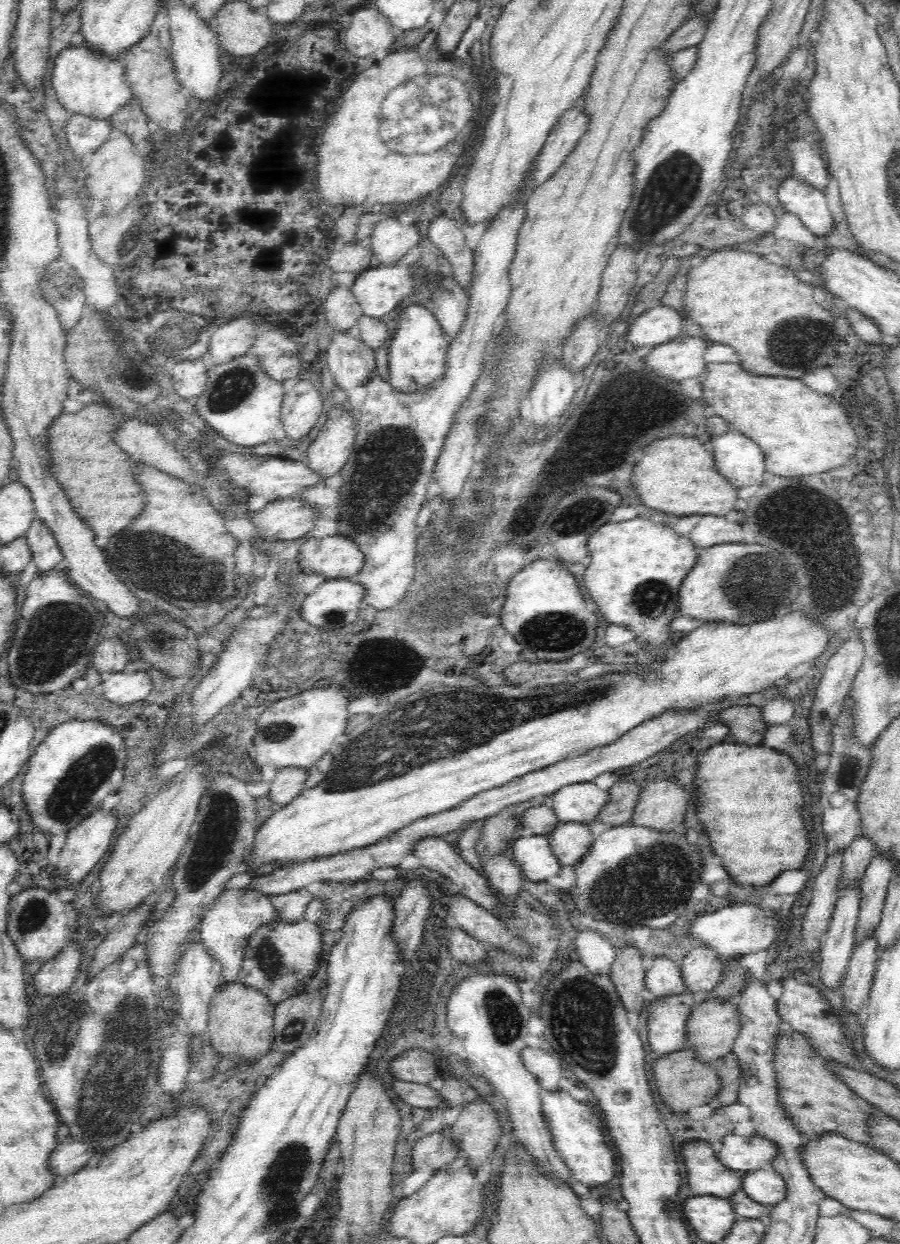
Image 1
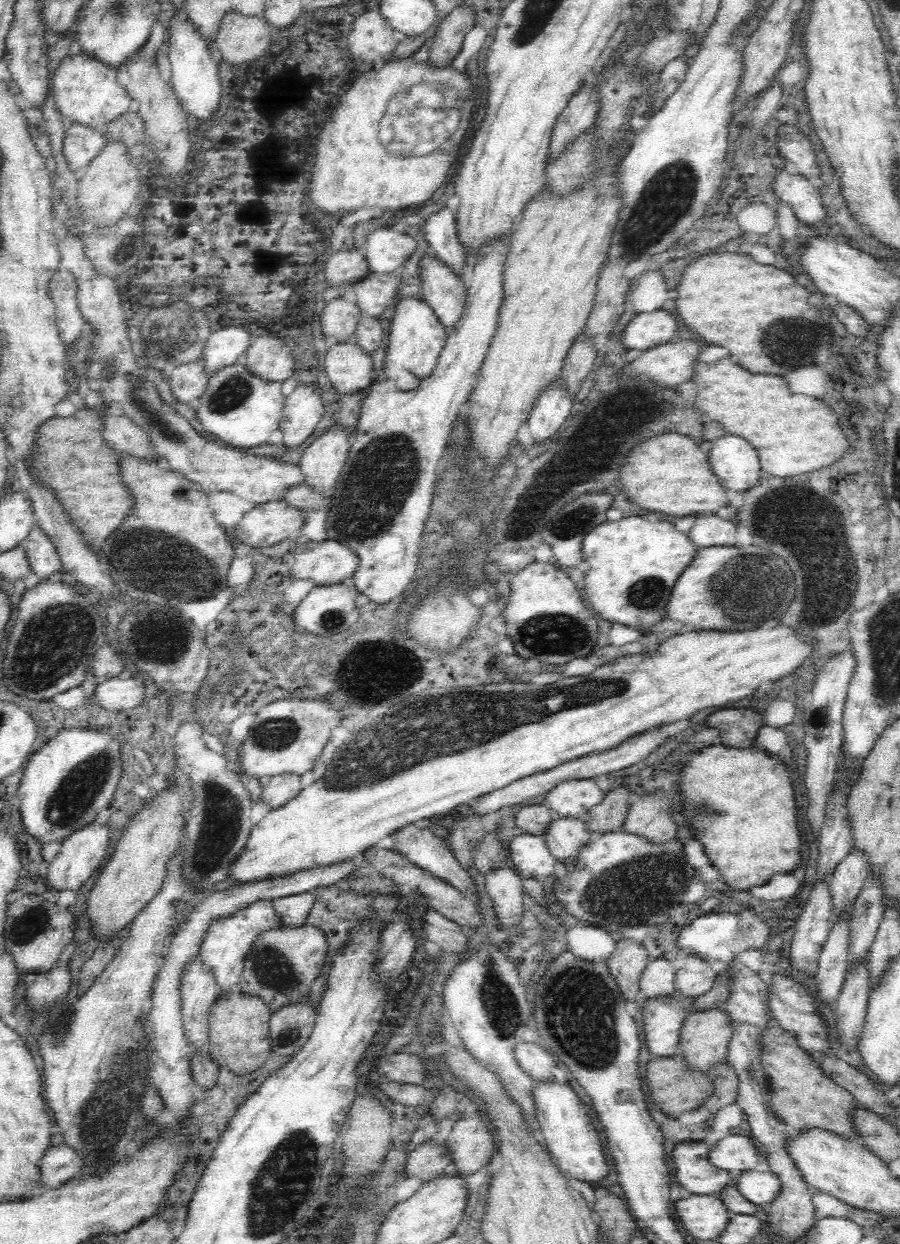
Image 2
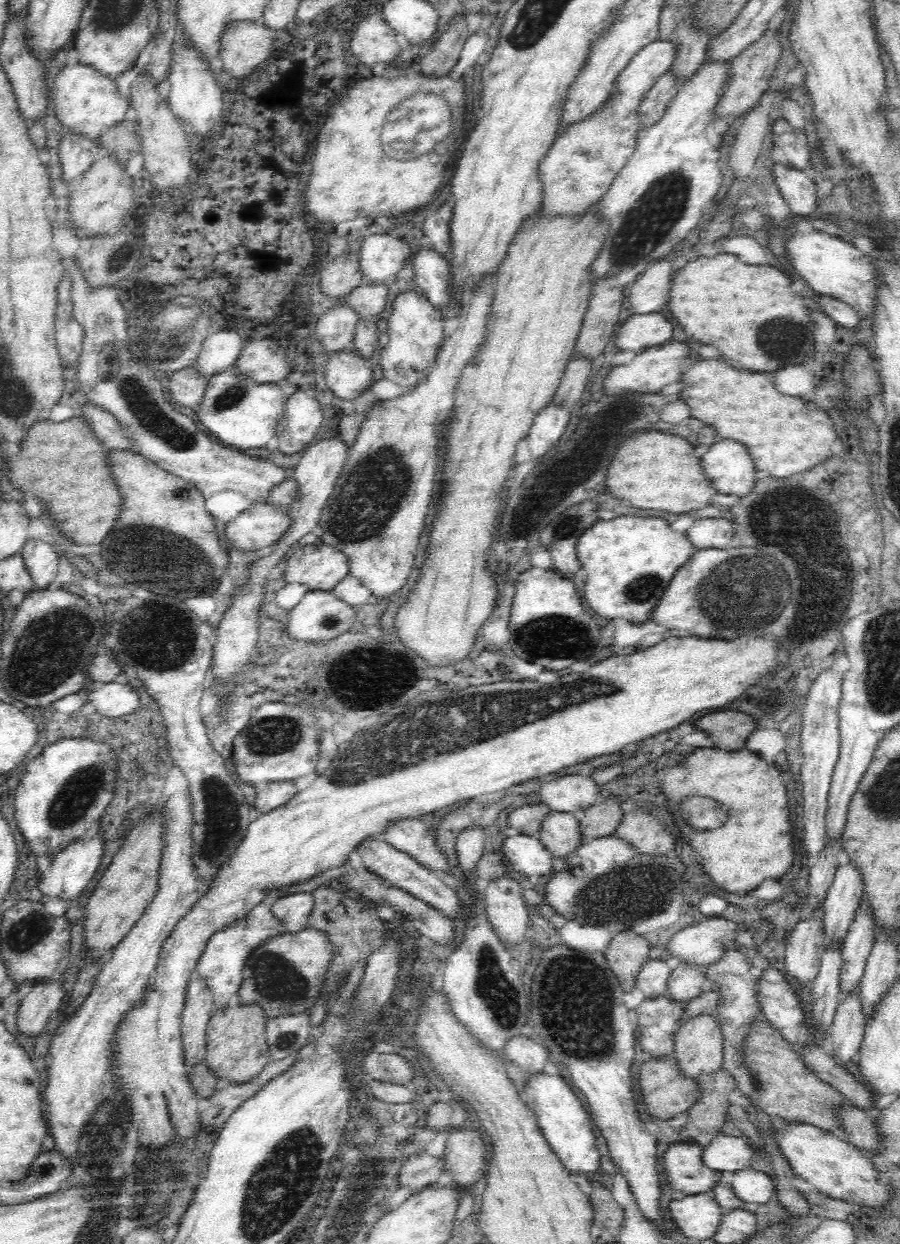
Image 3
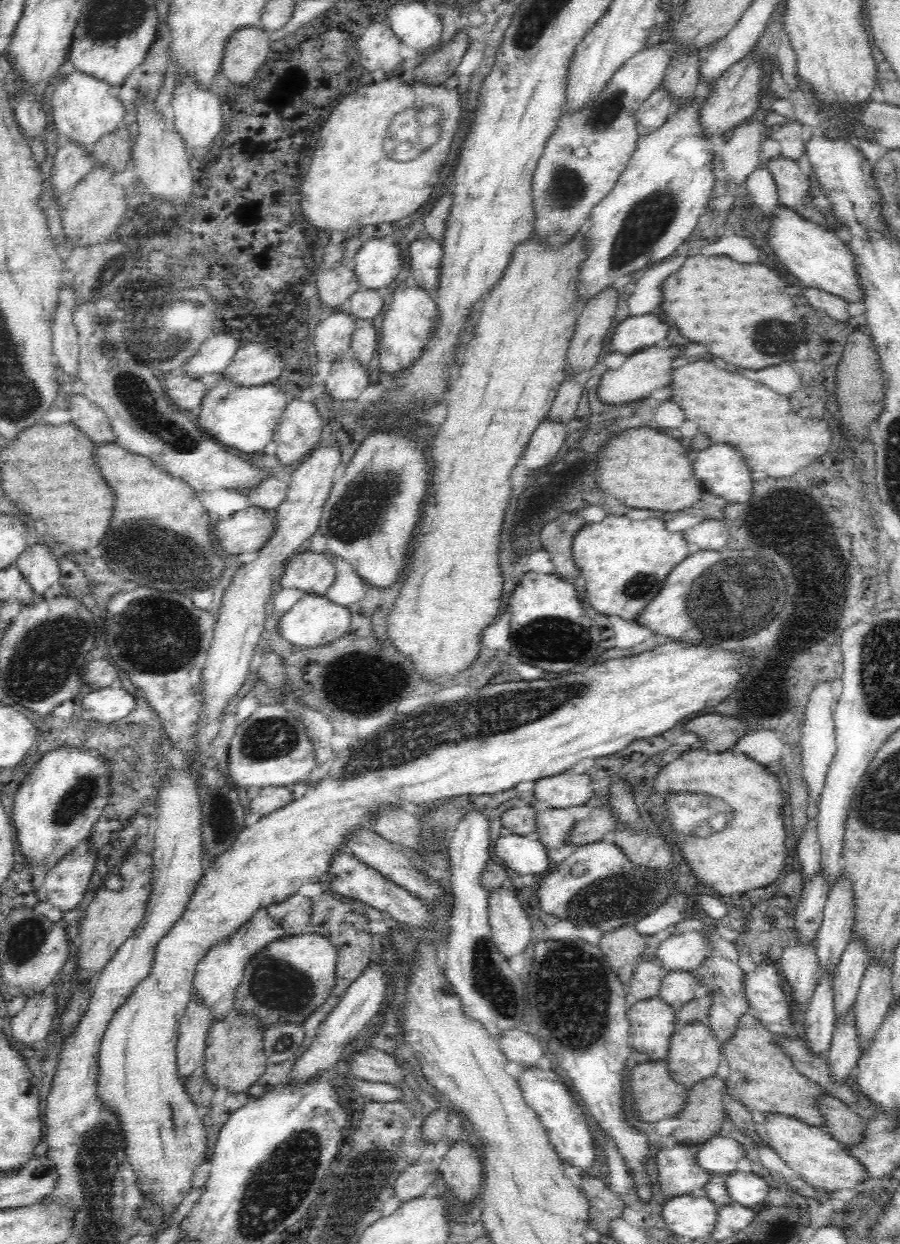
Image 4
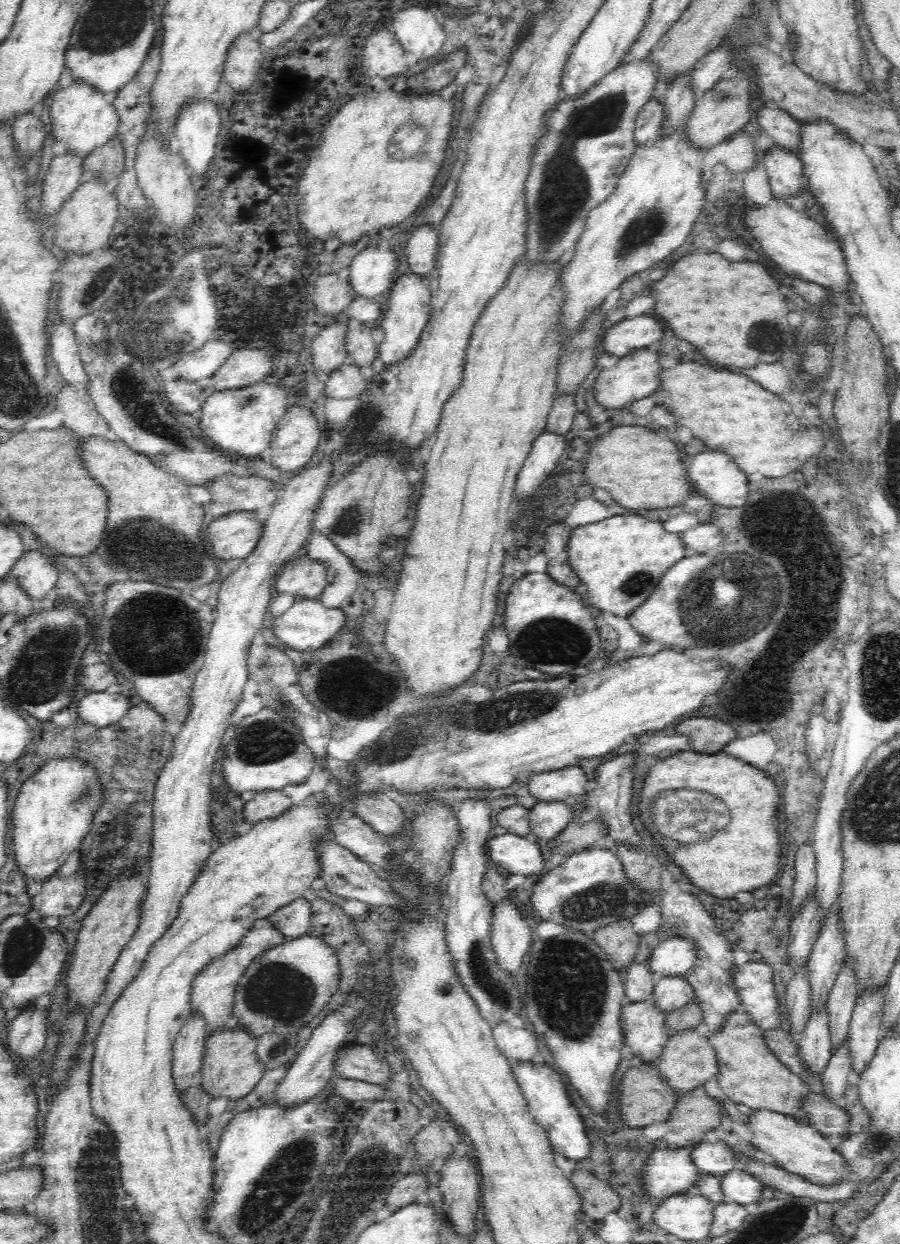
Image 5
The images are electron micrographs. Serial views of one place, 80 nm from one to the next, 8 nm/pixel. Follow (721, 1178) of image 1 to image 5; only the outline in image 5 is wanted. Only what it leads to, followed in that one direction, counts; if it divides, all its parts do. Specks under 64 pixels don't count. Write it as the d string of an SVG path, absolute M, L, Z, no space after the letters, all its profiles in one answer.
M692 1147L658 1148L641 1167L640 1183L653 1203L674 1194L686 1193L699 1173L691 1160Z

